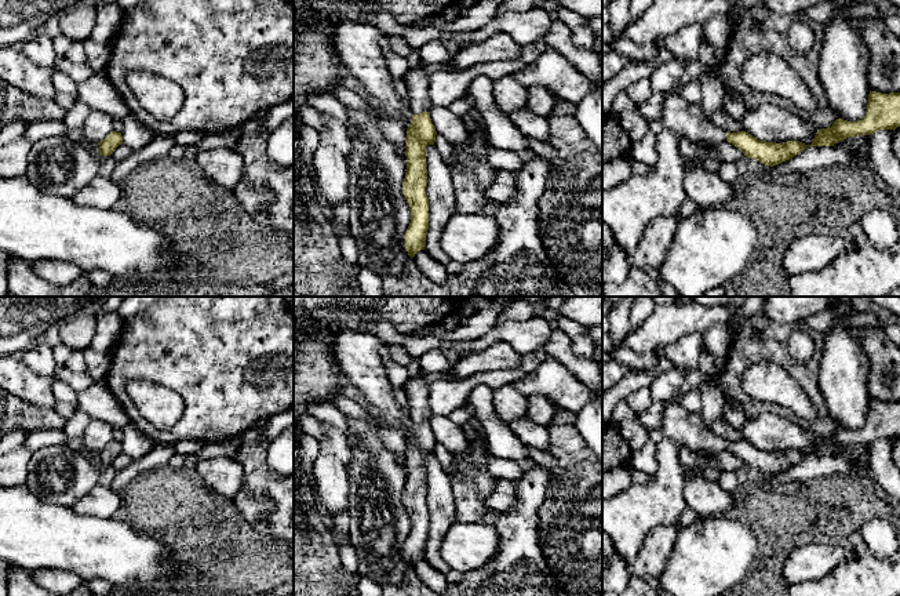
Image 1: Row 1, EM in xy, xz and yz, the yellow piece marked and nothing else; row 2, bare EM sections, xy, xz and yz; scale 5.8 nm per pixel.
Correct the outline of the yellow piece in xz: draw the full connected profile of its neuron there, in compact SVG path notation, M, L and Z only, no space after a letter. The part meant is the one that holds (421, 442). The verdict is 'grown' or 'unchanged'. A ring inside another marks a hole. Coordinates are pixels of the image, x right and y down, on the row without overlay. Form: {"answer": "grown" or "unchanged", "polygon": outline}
{"answer": "grown", "polygon": "M419 368L418 374L408 378L404 385L412 421L405 447L407 481L402 493L402 504L411 519L411 531L405 541L405 559L411 567L426 556L429 538L426 455L434 454L437 444L430 428L433 417L430 385L425 381L425 374Z"}

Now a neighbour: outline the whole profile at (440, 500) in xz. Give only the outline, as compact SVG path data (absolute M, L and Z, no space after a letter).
M436 454L426 455L429 538L425 560L437 571L448 574L451 567L440 555L440 542L458 522L451 477L445 473Z

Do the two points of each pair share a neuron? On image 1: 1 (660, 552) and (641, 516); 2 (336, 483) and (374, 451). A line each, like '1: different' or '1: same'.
1: different
2: different

